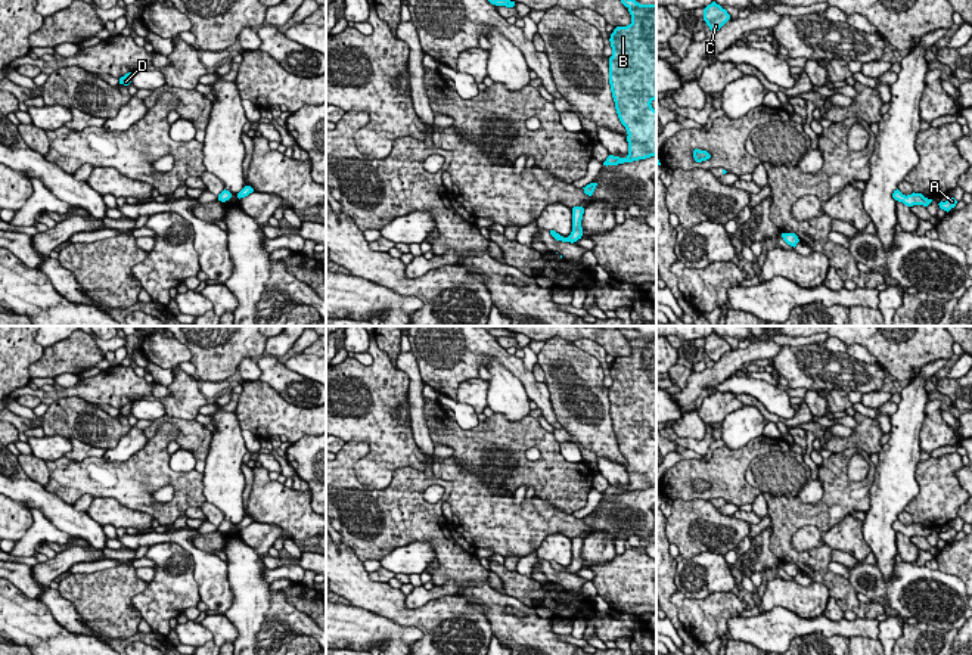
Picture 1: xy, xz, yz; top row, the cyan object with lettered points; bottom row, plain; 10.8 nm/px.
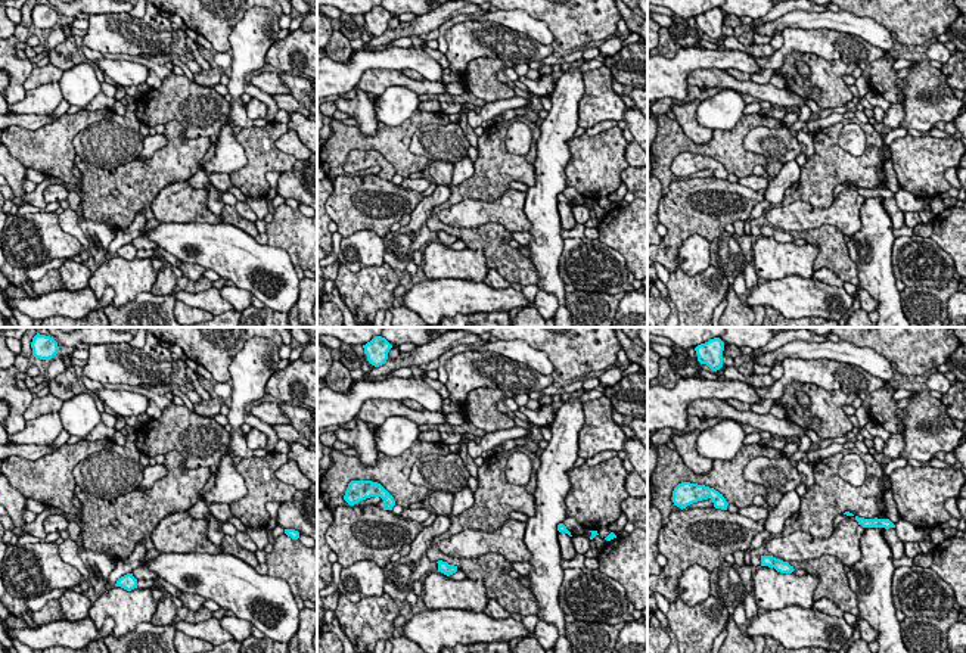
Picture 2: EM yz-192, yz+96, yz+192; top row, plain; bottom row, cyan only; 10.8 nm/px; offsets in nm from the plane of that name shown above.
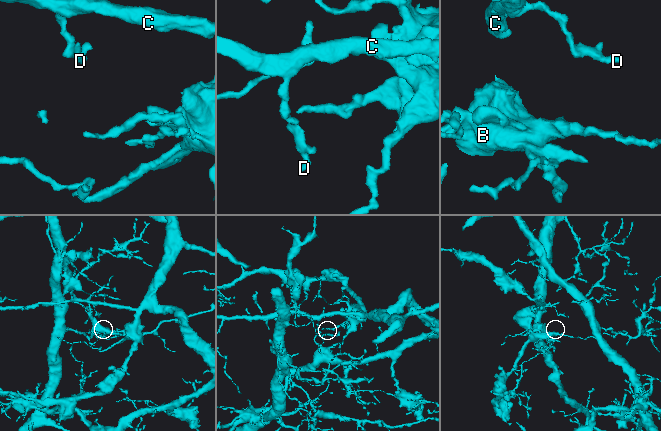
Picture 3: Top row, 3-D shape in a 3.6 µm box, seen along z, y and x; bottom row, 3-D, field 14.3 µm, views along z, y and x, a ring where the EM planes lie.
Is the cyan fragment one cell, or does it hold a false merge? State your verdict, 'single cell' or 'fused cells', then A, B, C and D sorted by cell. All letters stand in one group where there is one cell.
fused cells; groups A / B C D

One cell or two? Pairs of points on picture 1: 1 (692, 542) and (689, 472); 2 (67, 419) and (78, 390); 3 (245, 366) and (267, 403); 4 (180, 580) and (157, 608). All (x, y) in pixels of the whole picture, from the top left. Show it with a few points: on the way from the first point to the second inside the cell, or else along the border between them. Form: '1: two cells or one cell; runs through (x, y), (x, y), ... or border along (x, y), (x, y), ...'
1: two cells; border along (671, 497), (702, 497), (707, 500)
2: two cells; border along (95, 403), (61, 397), (49, 406)
3: two cells; border along (258, 378), (245, 381)
4: one cell; runs through (173, 587), (161, 601)

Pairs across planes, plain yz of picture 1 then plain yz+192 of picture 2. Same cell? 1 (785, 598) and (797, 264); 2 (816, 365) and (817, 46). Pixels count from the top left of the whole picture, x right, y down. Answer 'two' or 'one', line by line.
1: one
2: one

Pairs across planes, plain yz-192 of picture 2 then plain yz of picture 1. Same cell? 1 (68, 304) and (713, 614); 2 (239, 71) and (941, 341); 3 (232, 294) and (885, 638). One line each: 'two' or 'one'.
1: two
2: two
3: one

